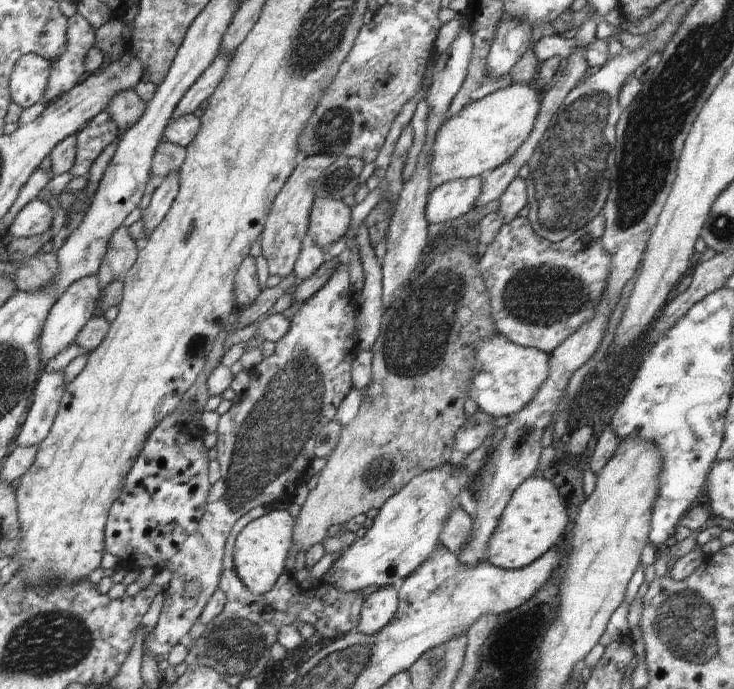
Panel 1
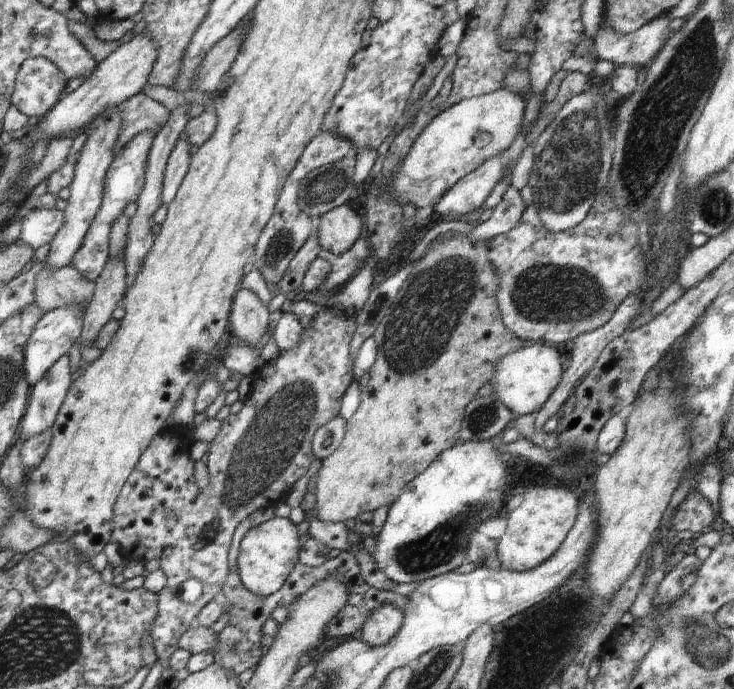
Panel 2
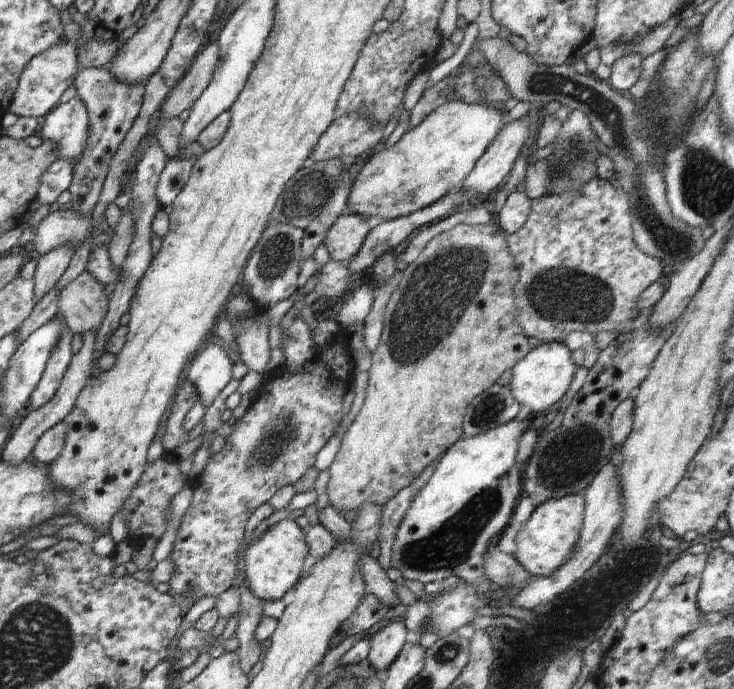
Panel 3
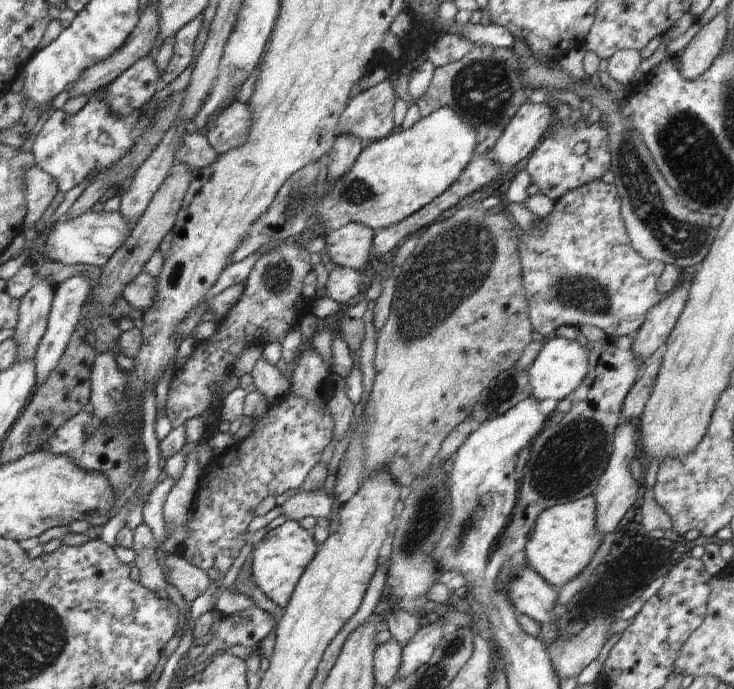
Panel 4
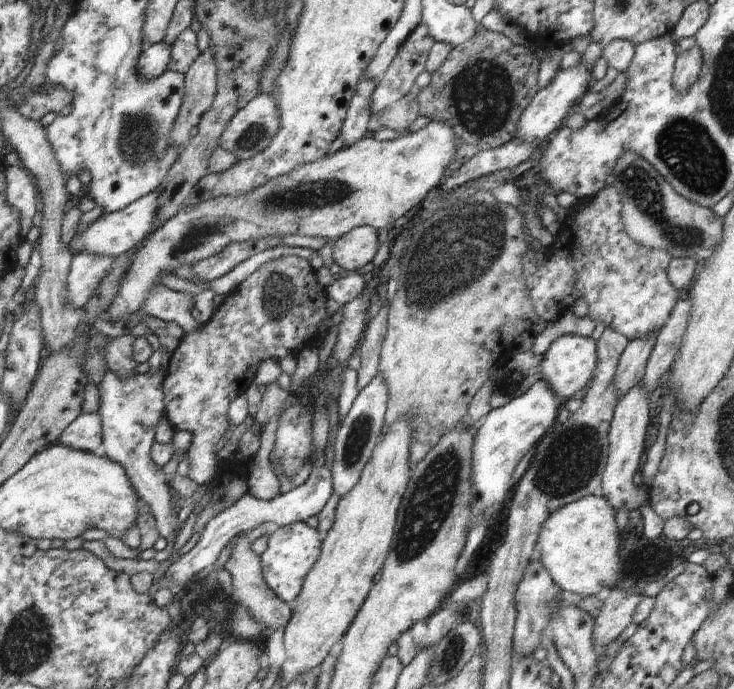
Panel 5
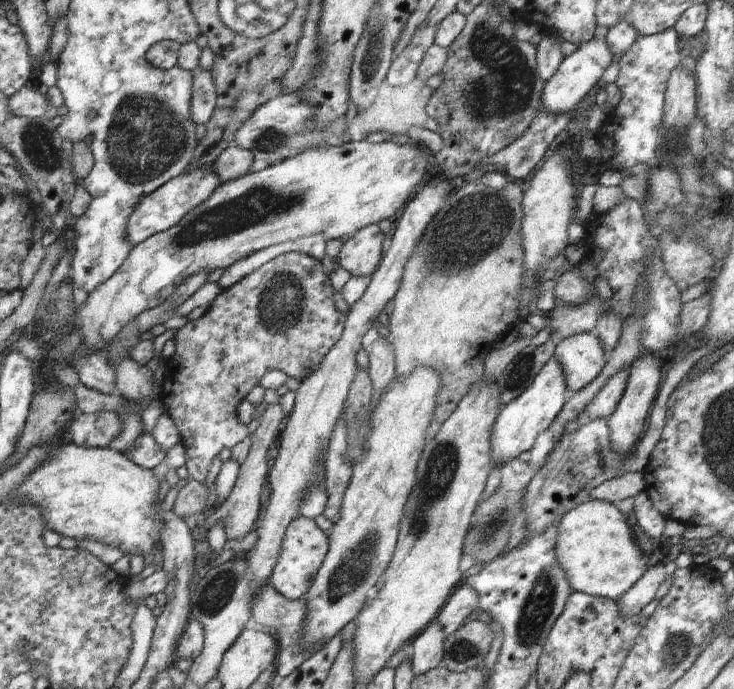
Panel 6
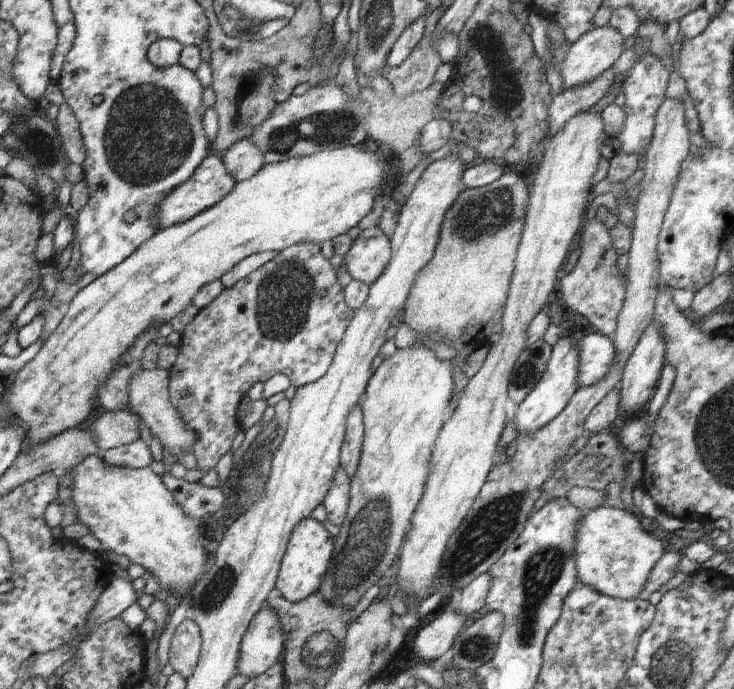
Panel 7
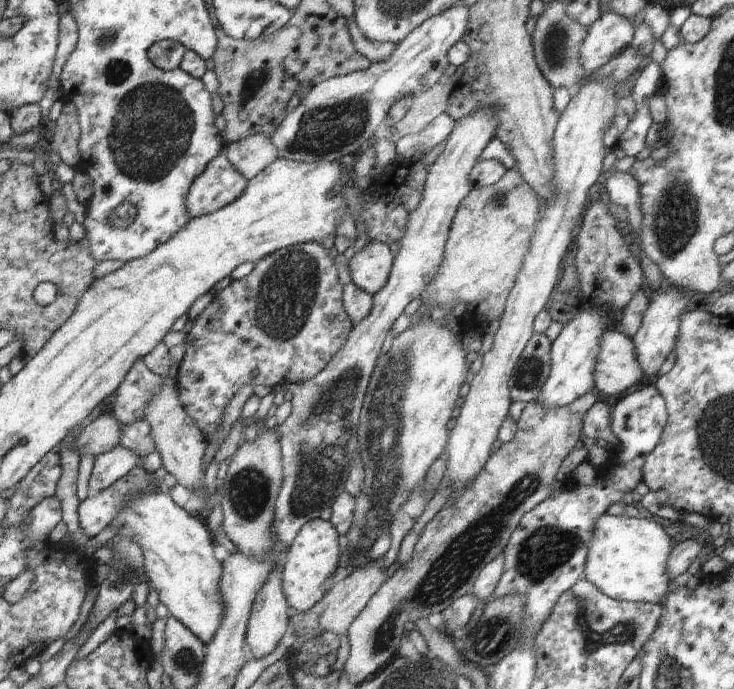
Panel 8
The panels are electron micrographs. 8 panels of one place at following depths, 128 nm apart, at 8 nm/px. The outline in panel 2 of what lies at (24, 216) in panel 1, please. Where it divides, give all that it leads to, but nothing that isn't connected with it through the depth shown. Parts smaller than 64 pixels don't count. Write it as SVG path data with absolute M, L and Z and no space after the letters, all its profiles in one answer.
M32 209L32 212L20 220L20 238L34 250L50 244L64 222L64 212L57 209Z

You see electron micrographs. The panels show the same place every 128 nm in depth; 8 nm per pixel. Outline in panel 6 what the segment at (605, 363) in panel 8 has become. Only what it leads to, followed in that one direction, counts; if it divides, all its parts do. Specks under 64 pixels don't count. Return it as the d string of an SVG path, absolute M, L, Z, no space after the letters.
M591 333L575 334L556 343L553 357L564 372L568 389L582 390L600 374L608 358L602 342Z

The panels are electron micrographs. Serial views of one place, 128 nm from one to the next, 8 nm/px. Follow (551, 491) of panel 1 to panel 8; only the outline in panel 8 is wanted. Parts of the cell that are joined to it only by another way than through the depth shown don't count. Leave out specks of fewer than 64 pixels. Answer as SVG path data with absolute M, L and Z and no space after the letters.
M606 513L598 518L594 528L584 566L586 579L618 601L660 604L671 580L666 576L666 560L672 552L672 540L664 530L665 524Z

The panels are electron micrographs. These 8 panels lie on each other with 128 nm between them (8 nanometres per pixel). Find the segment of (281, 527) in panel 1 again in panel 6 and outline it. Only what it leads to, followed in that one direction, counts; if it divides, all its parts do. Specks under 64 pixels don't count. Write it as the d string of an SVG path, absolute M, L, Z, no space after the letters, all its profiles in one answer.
M298 517L286 530L282 541L280 558L270 574L270 585L280 594L290 600L303 598L308 592L314 576L318 572L320 565L324 562L324 557L330 546L328 533L320 529L314 519Z

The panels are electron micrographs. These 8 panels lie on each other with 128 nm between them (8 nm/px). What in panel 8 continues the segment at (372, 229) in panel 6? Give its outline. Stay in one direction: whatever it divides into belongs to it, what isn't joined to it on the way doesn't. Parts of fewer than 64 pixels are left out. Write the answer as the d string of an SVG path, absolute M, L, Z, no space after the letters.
M380 242L366 243L350 262L351 280L358 288L374 296L388 282L393 262L389 246Z

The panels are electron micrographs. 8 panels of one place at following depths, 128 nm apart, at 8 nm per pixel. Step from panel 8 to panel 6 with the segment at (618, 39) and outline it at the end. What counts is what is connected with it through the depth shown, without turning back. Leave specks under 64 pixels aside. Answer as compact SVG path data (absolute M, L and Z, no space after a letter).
M592 38L590 42L578 45L578 48L571 55L562 60L562 64L556 70L556 74L547 80L542 91L542 104L540 110L546 114L566 114L576 108L594 86L601 84L602 76L606 68L612 64L614 54L610 52L606 40Z

